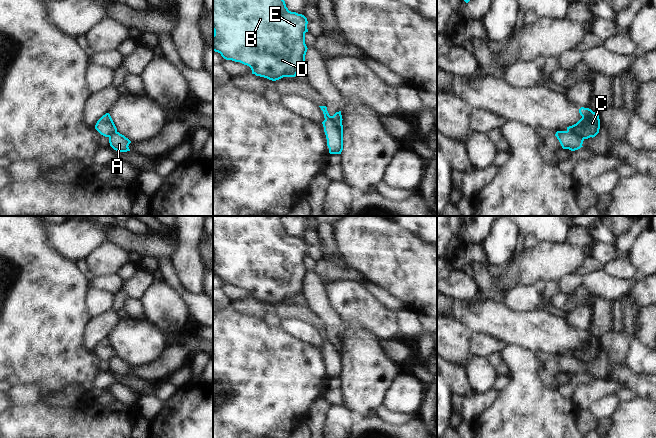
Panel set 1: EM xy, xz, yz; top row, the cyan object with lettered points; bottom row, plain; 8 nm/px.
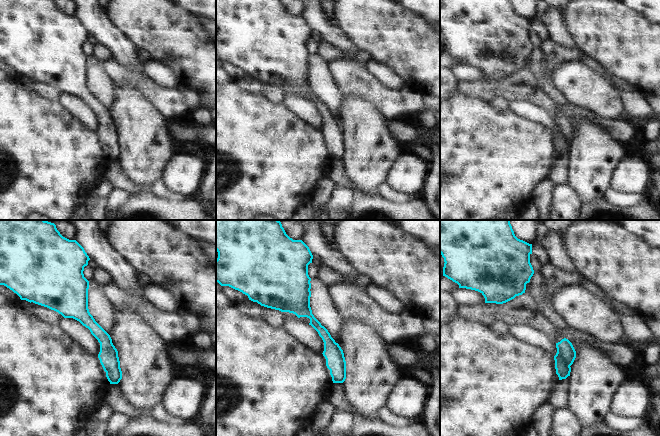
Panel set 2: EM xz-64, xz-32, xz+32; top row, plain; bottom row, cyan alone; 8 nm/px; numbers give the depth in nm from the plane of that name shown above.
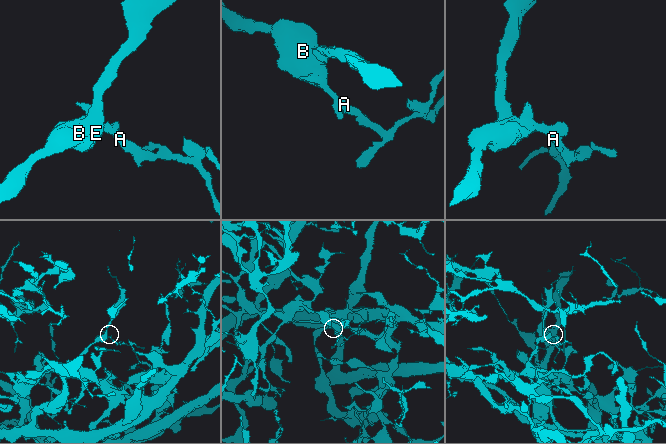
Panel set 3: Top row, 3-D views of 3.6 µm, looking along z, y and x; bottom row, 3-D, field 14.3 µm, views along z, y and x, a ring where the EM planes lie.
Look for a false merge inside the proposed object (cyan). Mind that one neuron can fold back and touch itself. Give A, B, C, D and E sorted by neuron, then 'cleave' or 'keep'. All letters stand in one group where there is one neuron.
A / B C D E; cleave

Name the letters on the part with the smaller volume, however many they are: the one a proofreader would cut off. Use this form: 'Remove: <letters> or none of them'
Remove: A.

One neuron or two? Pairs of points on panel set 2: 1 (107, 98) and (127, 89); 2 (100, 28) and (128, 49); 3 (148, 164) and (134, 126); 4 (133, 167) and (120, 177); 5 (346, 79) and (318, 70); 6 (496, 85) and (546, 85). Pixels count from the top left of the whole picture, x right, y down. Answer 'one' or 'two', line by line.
1: two
2: one
3: one
4: two
5: two
6: two

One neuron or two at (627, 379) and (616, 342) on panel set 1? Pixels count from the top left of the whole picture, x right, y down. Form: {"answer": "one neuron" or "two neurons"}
{"answer": "two neurons"}

